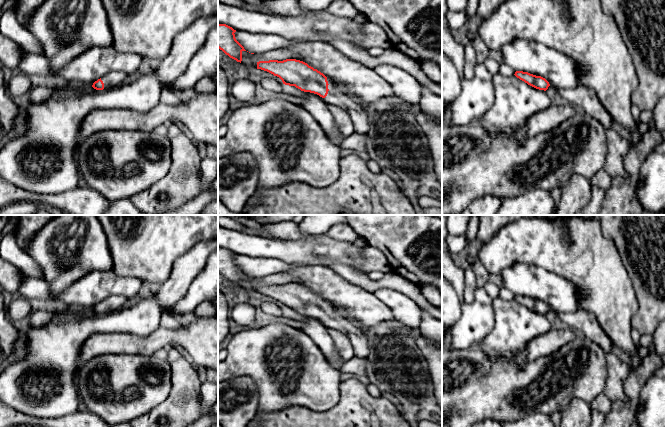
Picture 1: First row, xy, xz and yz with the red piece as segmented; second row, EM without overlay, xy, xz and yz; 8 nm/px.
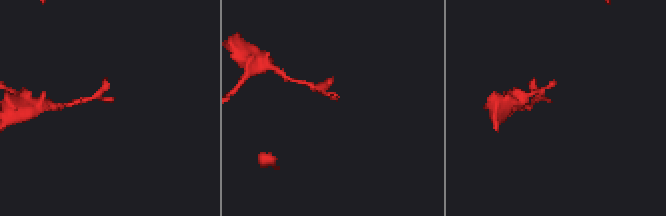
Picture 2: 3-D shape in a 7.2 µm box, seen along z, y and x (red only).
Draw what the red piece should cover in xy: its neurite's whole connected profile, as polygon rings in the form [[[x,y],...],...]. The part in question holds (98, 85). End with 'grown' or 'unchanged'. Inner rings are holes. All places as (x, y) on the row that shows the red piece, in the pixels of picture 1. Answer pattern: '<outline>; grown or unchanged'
[[[112,71],[105,74],[102,78],[95,81],[92,87],[96,90],[103,90],[112,87],[118,87],[127,81],[130,76],[121,71]]]; grown

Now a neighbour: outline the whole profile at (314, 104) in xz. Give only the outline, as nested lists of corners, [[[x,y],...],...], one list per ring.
[[[302,92],[303,94],[300,96],[302,100],[301,106],[319,123],[329,140],[332,143],[341,146],[344,138],[339,133],[333,115],[328,109],[329,104],[317,94]]]

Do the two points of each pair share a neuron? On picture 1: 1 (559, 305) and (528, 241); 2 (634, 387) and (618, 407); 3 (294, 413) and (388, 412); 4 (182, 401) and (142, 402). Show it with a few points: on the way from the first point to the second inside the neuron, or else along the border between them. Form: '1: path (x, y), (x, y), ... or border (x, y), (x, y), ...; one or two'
1: border (517, 263), (534, 264), (562, 276); two
2: path (632, 393), (632, 398), (624, 406); one
3: path (317, 416), (365, 416); one
4: border (170, 380), (169, 394), (160, 403), (141, 415); two

